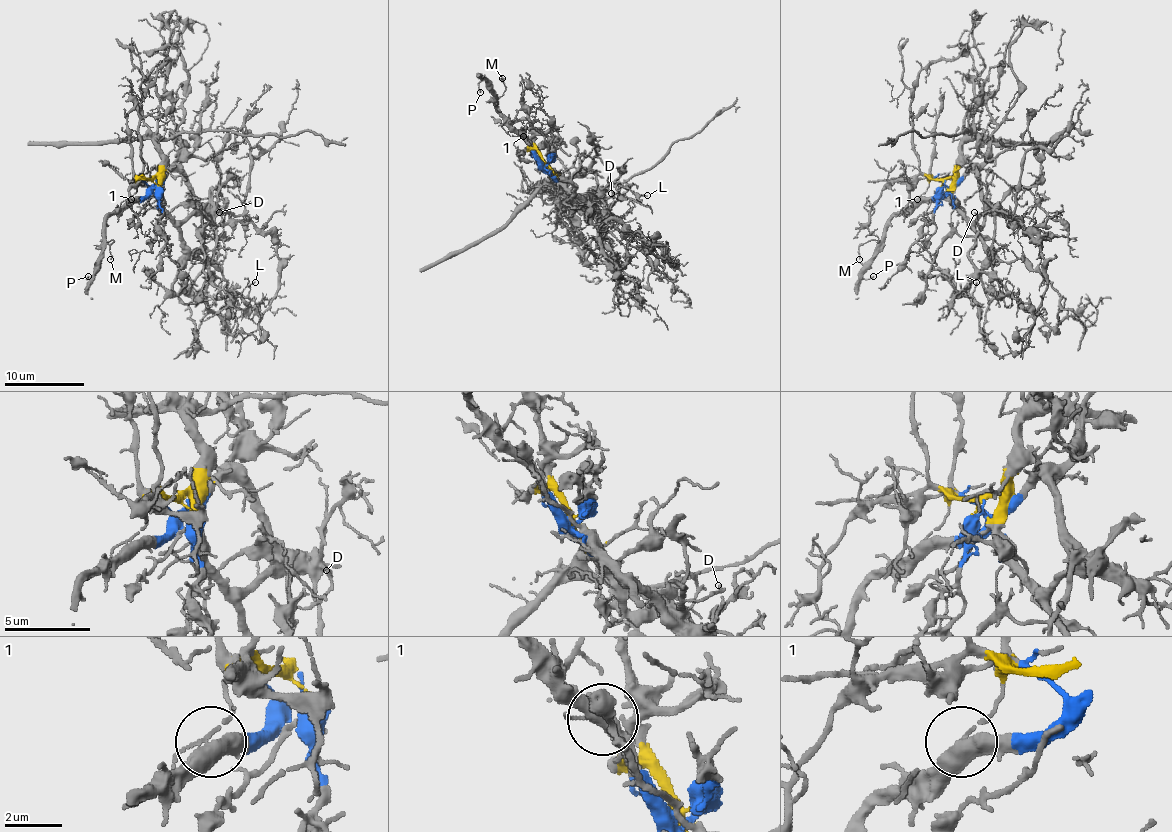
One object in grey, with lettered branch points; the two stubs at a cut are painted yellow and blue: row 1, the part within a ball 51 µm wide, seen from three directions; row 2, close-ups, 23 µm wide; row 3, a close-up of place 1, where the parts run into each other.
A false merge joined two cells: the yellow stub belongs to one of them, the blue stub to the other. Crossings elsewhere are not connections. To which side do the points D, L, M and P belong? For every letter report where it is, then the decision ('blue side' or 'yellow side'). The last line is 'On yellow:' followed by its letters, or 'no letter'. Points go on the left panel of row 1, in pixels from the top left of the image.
D: at (219, 212); blue side
L: at (255, 282); blue side
M: at (110, 259); blue side
P: at (88, 276); blue side
On yellow: no letter

